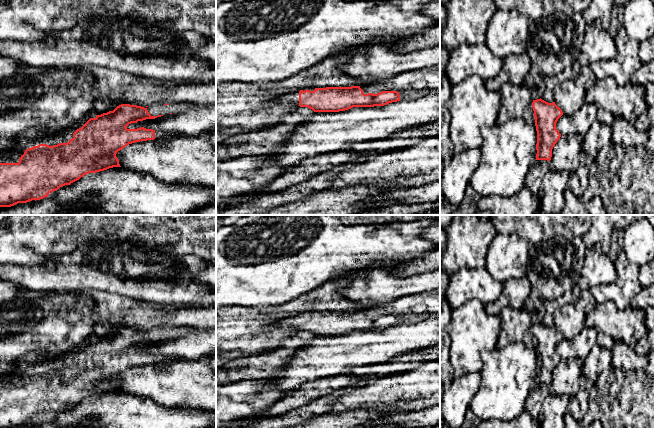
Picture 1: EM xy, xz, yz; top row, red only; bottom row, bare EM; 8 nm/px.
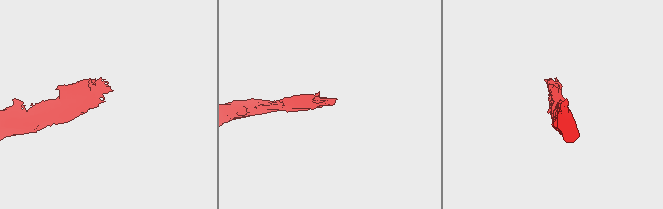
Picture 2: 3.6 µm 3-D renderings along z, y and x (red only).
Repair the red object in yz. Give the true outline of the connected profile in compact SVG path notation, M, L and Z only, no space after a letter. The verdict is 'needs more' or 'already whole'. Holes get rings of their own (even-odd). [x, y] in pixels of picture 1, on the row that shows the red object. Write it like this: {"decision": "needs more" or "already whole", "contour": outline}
{"decision": "already whole", "contour": "M541 98L533 100L532 108L537 131L536 160L550 161L552 149L561 137L556 123L563 112L555 102L548 103Z"}

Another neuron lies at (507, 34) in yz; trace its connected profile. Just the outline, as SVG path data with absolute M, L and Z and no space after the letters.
M517 9L497 10L488 24L485 44L504 60L509 55L526 51L530 20Z

